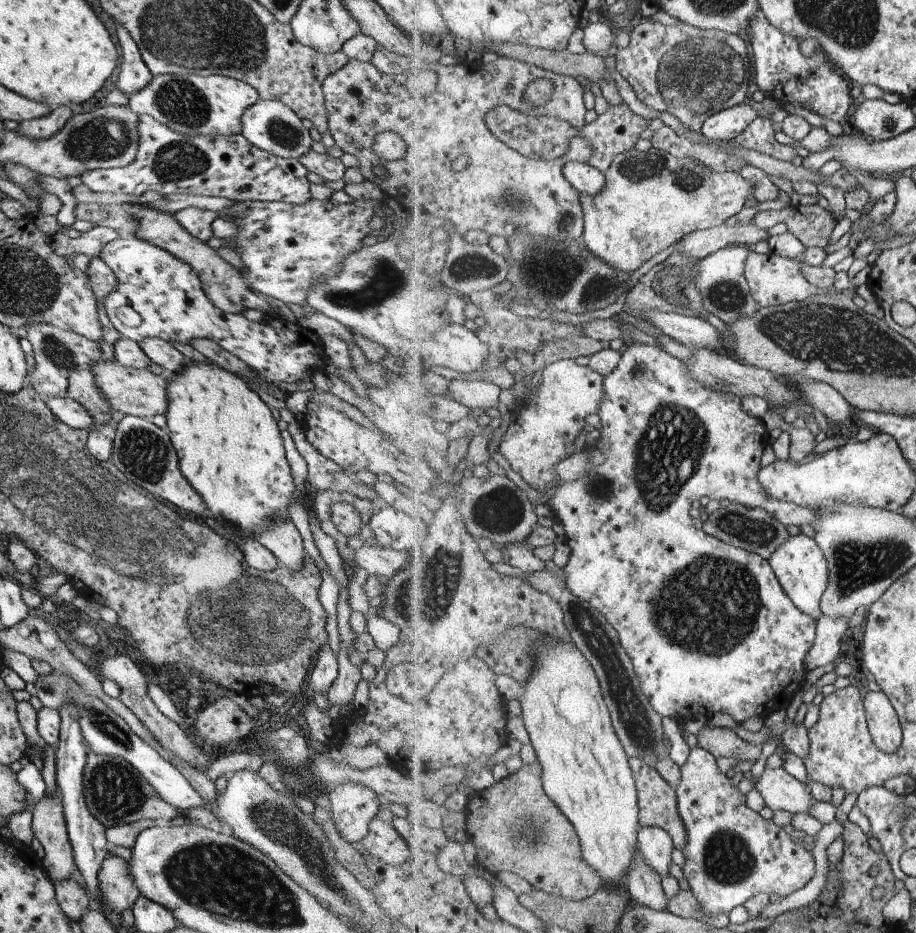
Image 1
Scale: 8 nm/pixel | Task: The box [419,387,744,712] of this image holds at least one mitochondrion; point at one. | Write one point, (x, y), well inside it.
(669, 451)

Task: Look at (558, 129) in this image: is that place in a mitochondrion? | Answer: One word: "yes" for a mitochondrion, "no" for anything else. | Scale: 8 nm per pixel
no

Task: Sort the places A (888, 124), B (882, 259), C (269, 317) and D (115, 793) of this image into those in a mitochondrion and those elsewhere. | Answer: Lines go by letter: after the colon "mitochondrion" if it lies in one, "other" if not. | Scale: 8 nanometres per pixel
A: mitochondrion
B: other
C: other
D: mitochondrion

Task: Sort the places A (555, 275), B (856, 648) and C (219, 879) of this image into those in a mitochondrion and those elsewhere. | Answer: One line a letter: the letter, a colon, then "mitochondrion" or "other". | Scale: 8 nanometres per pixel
A: mitochondrion
B: other
C: mitochondrion

